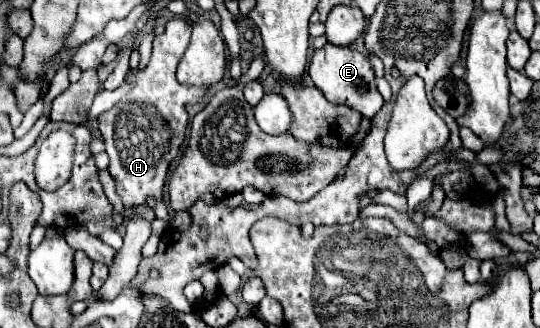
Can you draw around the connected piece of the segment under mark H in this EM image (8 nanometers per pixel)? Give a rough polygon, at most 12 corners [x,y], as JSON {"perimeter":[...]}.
{"perimeter":[[168,21],[132,93],[98,117],[126,209],[162,197],[186,137],[176,81],[192,23]]}

